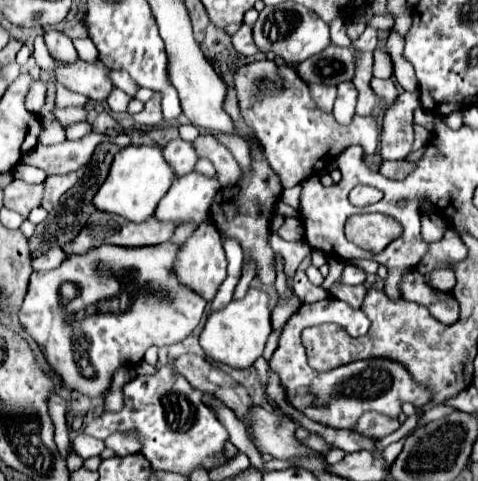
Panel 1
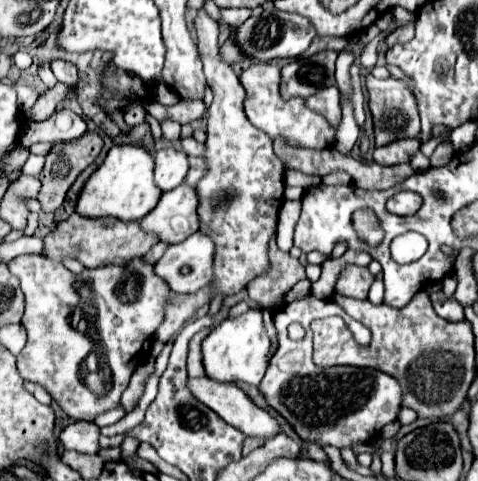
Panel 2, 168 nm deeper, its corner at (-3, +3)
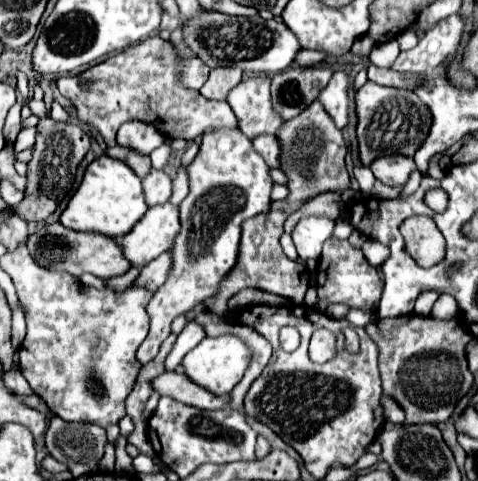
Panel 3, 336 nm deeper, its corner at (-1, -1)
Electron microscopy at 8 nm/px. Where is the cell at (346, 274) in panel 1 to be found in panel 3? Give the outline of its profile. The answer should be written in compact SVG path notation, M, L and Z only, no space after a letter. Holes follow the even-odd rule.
M366 241L364 243L364 247L362 247L362 253L368 257L368 263L372 263L374 267L380 267L386 259L388 259L388 255L390 255L390 249L388 247L384 247L382 243L376 243L376 241Z

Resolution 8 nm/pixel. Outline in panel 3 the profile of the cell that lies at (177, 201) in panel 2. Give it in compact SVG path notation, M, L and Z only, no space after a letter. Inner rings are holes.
M172 203L154 205L120 241L132 265L146 265L164 251L170 251L180 229L180 209Z

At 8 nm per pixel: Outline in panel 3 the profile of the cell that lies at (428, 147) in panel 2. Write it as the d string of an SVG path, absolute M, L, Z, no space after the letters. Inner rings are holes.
M416 169L416 171L413 171L411 173L409 180L404 185L400 197L407 197L408 195L411 195L412 193L414 193L414 191L416 191L416 189L418 189L421 180L422 180L422 175Z

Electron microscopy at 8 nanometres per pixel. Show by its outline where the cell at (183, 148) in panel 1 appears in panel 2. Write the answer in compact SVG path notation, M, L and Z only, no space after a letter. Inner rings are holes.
M174 147L160 149L154 157L154 183L158 189L168 191L178 187L188 173L186 153L176 151Z

